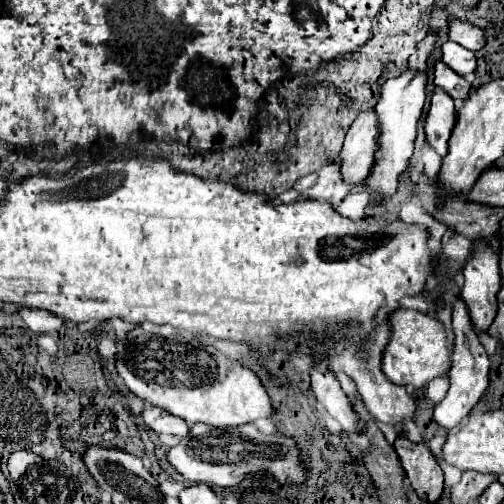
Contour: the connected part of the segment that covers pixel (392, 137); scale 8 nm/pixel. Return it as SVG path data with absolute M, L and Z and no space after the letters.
M406 68L400 76L390 78L382 84L382 96L376 104L376 112L380 116L380 150L376 152L376 164L368 178L370 192L382 200L396 192L398 188L398 176L408 168L408 160L414 150L414 138L416 138L416 122L422 114L422 106L426 100L426 72L414 74L410 68Z

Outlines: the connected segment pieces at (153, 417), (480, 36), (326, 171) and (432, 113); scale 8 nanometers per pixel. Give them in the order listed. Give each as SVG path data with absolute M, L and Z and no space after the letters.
M148 404L142 412L142 418L144 418L146 426L156 430L158 434L174 434L174 436L180 436L180 438L190 434L190 426L186 424L186 420L172 416L170 412L164 412L162 408Z
M450 20L450 40L458 42L460 46L474 50L474 52L484 48L484 44L486 44L484 32L462 20Z
M334 160L318 172L300 178L294 190L300 192L300 198L316 198L320 202L330 202L336 208L336 204L352 190L352 184L340 180L340 162Z
M436 88L430 110L424 120L424 132L426 132L426 142L440 156L446 156L446 152L448 152L448 140L450 140L454 124L456 124L454 100L444 90Z

